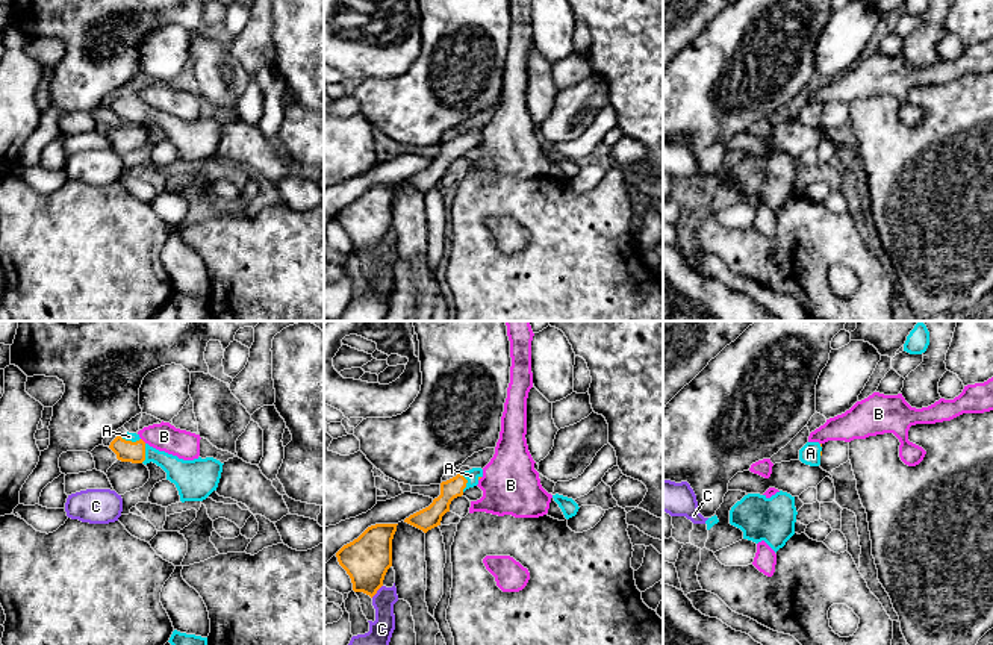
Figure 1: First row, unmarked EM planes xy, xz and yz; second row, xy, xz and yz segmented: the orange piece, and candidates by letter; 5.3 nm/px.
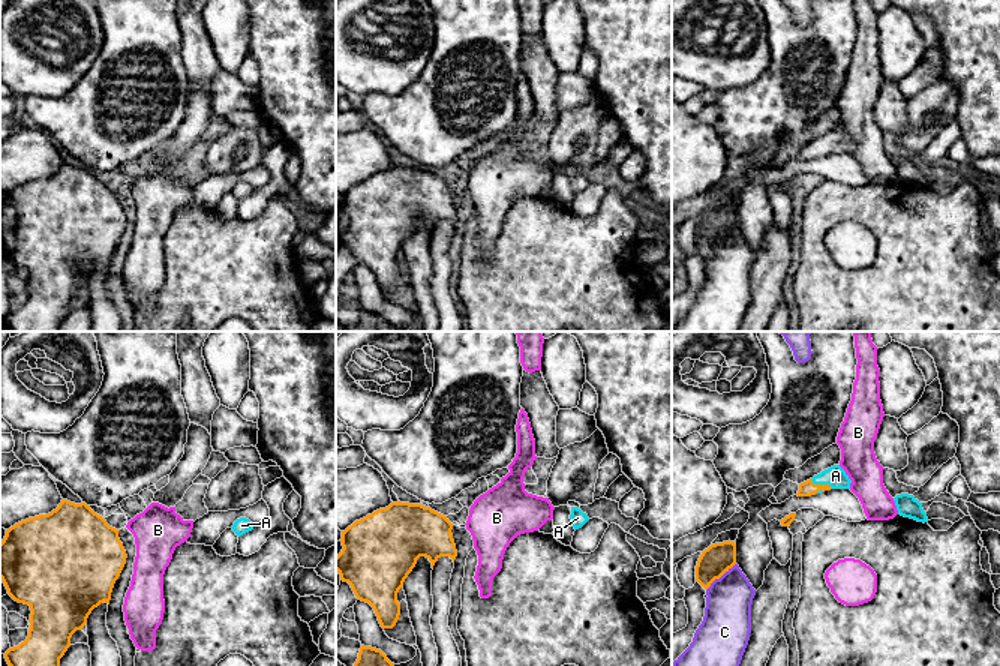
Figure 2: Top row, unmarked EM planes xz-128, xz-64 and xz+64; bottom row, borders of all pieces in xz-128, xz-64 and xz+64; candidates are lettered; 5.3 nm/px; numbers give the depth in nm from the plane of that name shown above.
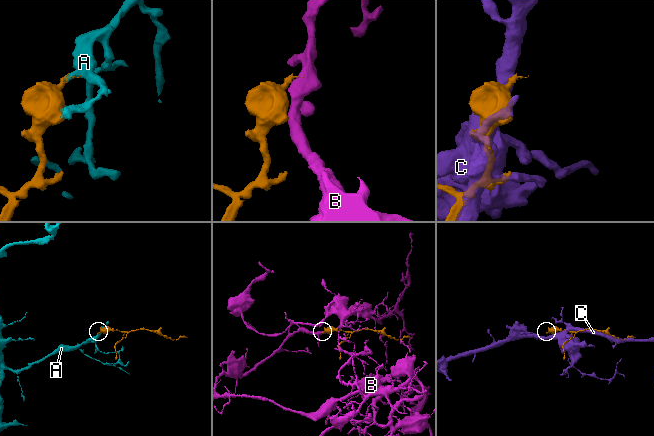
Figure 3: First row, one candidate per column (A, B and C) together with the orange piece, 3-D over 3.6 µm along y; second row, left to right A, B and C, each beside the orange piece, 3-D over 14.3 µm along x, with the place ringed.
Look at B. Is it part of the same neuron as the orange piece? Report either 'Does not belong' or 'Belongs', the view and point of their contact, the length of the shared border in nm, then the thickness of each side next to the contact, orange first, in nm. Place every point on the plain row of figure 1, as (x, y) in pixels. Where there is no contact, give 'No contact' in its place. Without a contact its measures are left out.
Does not belong. Touches orange at xy (143, 102). Shared border 40 nm. Thickness 110 nm (orange) against 150 nm

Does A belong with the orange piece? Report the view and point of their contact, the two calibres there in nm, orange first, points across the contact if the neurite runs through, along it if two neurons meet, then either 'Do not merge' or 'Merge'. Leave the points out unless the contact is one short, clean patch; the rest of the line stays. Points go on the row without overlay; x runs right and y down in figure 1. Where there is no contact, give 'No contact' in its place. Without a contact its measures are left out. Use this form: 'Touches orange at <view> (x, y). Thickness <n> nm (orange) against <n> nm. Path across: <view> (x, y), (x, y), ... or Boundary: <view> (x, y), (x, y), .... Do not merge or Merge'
Touches orange at xy (144, 114). Thickness 110 nm (orange) against 160 nm. Path across: xy (126, 111), (144, 114), (164, 120), (185, 135). Merge

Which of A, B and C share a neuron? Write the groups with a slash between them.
A / B / C

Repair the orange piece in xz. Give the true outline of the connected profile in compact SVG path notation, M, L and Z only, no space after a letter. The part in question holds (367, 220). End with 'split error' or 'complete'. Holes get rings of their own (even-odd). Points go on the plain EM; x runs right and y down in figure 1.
M371 186L336 213L339 226L351 239L354 253L363 253L372 259L383 247L384 236L392 227L392 200L397 186Z | complete

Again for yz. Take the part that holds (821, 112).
M807 103L799 111L799 121L805 126L810 126L810 127L819 127L820 117L822 117L822 108L819 103Z | split error

